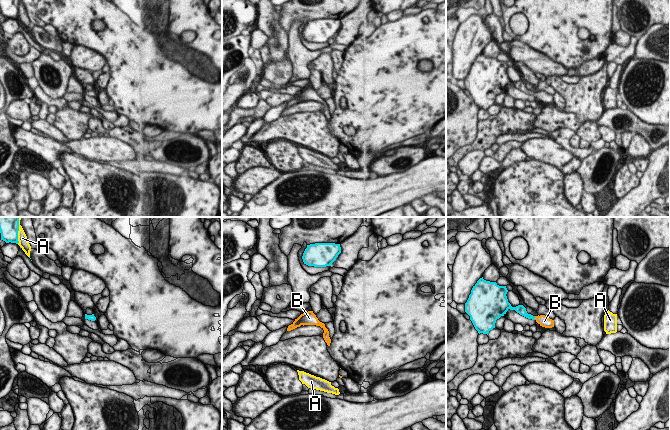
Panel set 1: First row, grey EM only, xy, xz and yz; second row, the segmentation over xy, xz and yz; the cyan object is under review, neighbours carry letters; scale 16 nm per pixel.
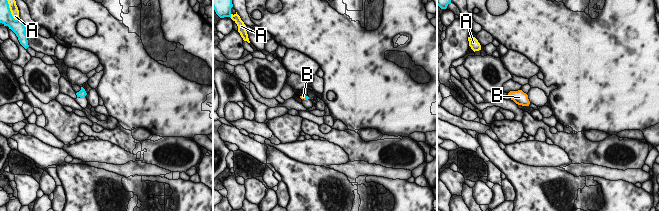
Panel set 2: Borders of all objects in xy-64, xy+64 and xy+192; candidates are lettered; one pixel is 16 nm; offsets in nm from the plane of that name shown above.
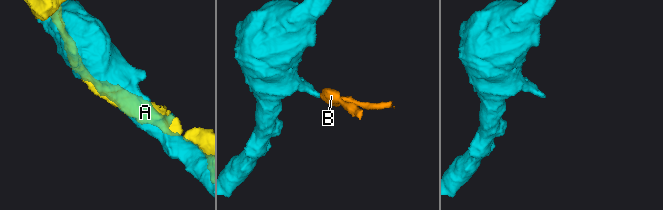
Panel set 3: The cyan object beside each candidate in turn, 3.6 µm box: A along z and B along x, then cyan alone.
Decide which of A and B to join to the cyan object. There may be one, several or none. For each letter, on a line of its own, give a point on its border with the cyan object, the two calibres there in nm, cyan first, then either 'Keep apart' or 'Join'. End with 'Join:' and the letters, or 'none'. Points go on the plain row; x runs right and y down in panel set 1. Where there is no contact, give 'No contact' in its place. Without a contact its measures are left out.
A: Touches cyan at xy (17, 10). Thickness 280 nm (cyan) against 160 nm. Keep apart
B: Touches cyan at yz (534, 94). Thickness 140 nm (cyan) against 170 nm. Join
Join: B

